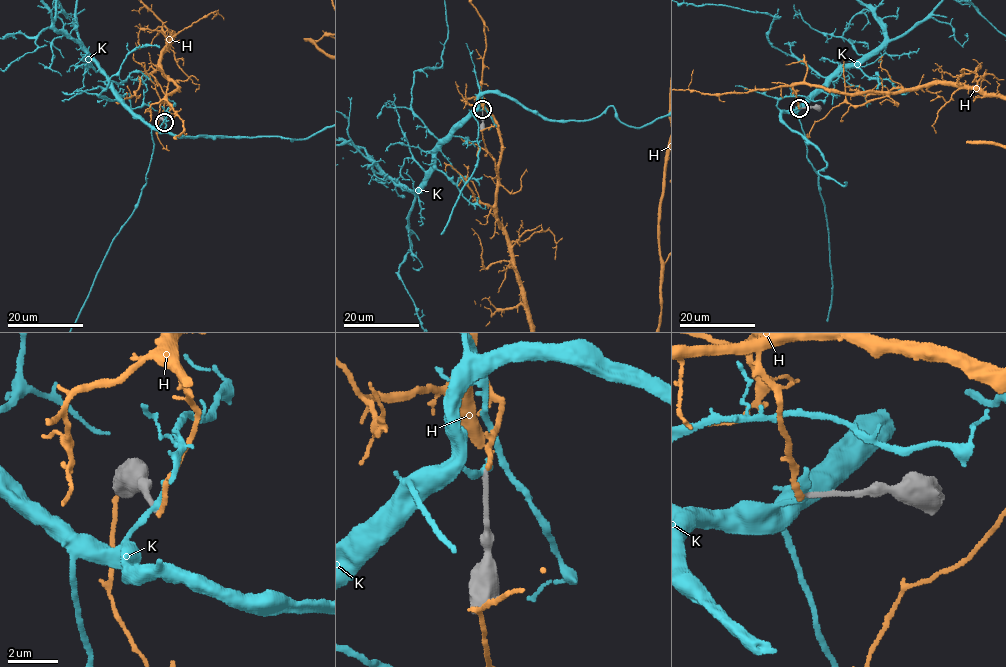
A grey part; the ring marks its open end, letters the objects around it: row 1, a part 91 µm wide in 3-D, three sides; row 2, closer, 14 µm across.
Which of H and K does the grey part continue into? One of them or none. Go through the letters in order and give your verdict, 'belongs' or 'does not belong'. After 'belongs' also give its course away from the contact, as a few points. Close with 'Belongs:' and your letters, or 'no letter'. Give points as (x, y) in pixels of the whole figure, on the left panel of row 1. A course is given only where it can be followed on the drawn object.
H: does not belong
K: does not belong
Belongs: no letter

